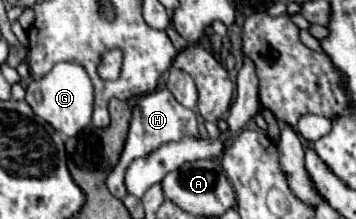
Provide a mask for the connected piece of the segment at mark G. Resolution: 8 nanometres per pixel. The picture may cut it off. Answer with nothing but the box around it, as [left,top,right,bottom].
[25,63,93,137]

